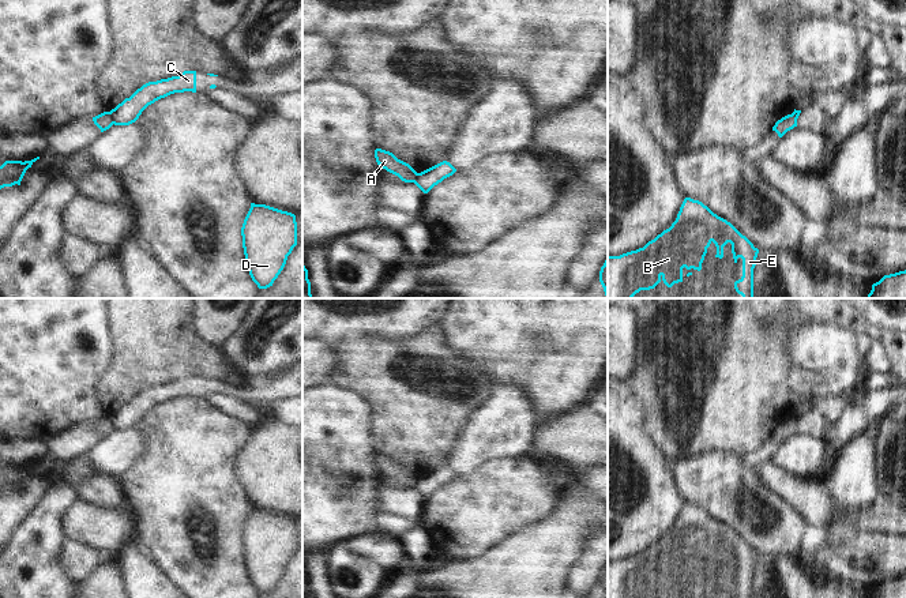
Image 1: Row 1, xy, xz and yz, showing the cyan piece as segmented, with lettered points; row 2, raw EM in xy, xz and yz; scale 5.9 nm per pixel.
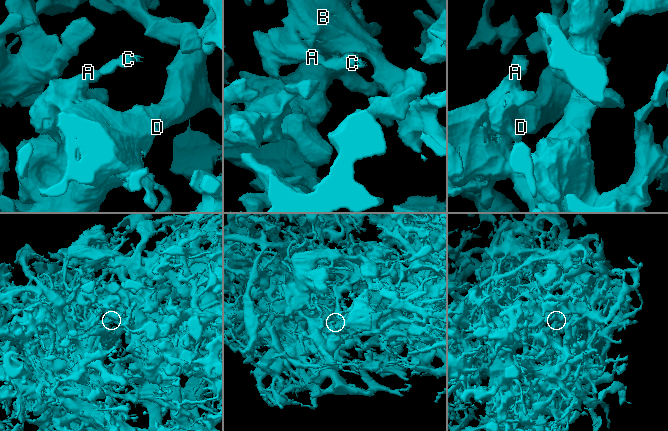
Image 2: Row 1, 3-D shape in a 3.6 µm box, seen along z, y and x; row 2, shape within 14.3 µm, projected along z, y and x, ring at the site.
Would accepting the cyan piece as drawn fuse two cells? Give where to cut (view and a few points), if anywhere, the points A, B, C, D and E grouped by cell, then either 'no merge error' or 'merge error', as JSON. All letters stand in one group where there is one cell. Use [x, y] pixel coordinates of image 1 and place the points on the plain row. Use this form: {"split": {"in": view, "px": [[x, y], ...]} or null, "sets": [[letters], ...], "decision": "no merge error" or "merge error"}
{"split": {"in": "xy", "px": [[106, 417], [113, 428]]}, "sets": [["A", "B", "D", "E"], ["C"]], "decision": "merge error"}

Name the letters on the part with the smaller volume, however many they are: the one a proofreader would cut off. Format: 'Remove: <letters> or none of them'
Remove: C

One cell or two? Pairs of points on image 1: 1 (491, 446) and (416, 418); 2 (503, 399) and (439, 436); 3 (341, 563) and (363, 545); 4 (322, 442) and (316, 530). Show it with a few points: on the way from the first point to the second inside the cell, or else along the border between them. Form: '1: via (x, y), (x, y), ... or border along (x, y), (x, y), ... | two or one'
1: border along (476, 406), (458, 433), (446, 463) | two
2: border along (481, 402), (467, 417), (451, 448) | two
3: border along (341, 542), (371, 559), (382, 568) | two
4: via (316, 463), (316, 508) | one

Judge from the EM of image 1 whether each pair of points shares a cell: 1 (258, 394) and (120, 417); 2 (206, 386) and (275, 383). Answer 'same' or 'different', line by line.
1: same
2: same

